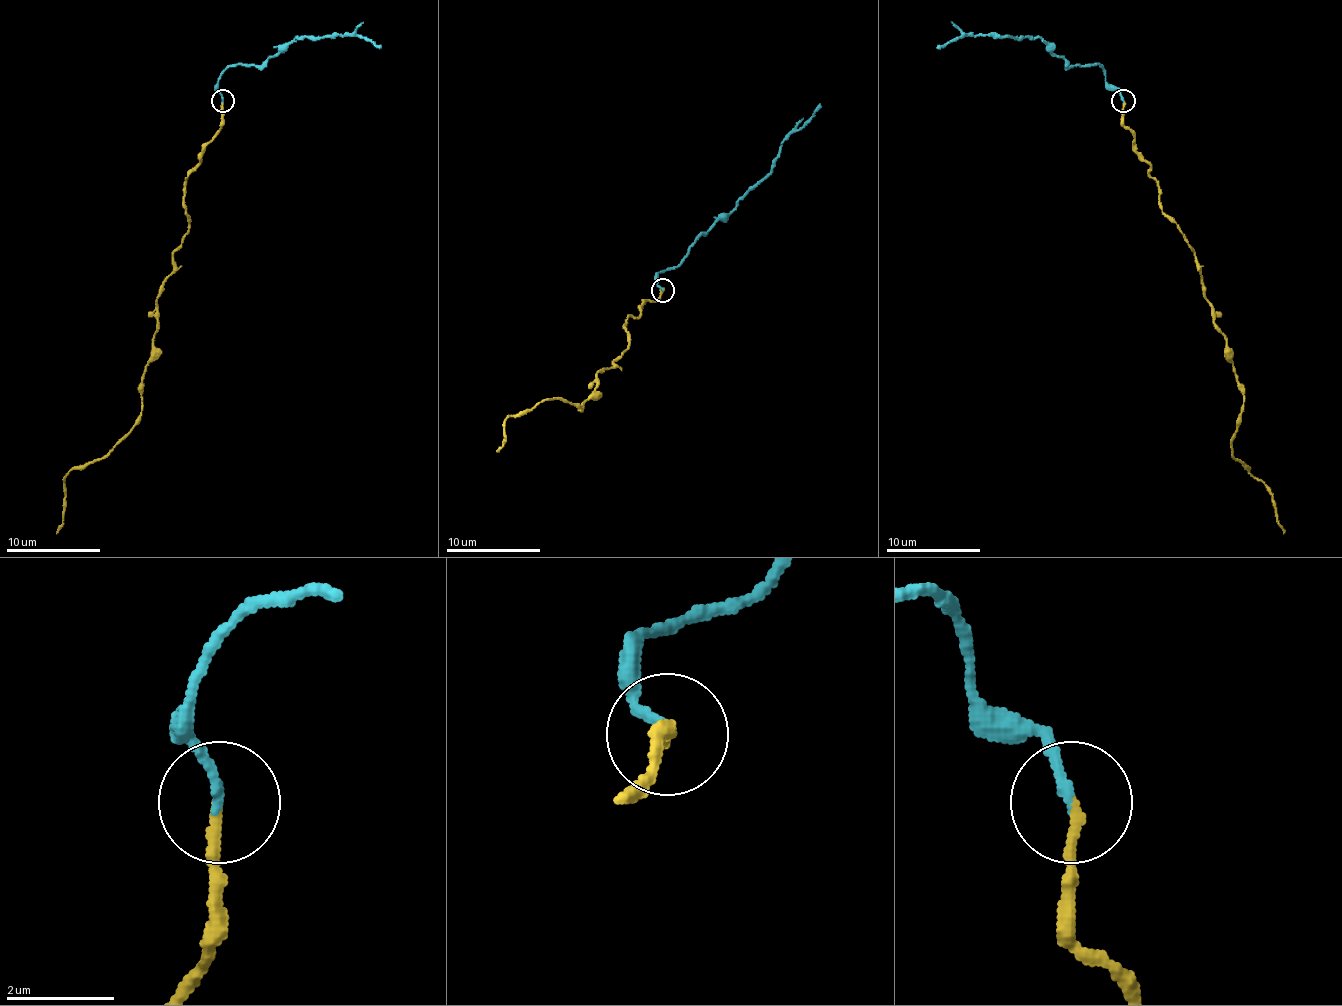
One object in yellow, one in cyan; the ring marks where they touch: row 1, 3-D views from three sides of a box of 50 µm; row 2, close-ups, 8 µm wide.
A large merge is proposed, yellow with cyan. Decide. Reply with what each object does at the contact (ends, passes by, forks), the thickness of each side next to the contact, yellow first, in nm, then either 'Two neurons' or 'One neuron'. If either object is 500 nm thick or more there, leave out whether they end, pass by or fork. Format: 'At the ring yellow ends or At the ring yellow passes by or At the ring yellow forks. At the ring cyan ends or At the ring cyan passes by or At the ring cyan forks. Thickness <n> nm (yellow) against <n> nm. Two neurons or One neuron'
At the ring yellow ends. At the ring cyan ends. Thickness 200 nm (yellow) against 170 nm. One neuron

